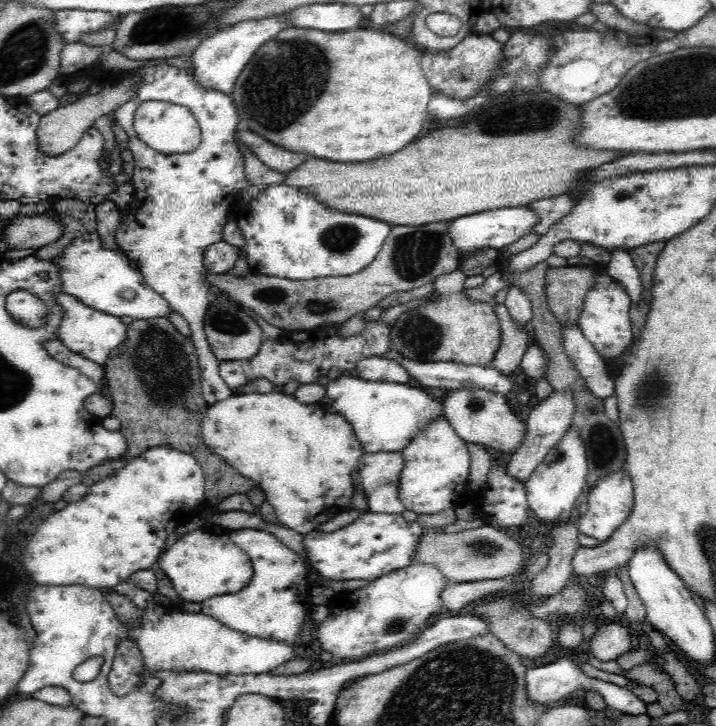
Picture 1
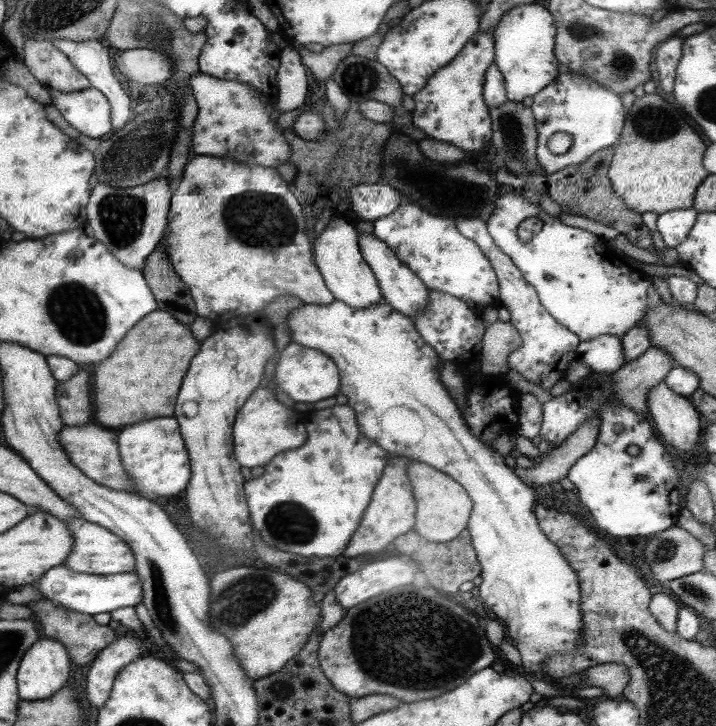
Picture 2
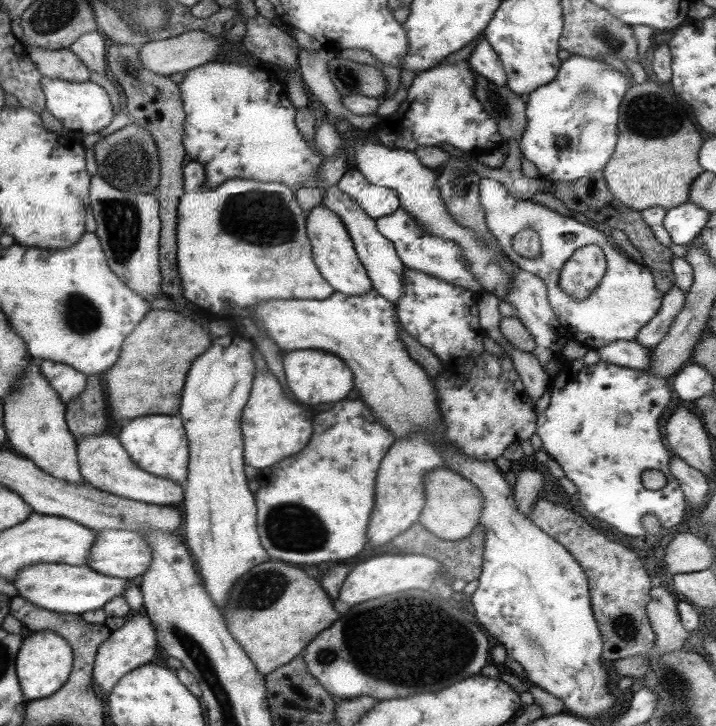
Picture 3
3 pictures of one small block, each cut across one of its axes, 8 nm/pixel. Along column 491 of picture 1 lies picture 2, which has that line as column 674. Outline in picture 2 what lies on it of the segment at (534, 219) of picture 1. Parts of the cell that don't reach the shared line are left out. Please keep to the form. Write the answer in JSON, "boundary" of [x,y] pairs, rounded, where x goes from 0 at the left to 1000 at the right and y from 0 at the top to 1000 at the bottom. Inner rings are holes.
{"boundary":[[[968,287],[920,295],[915,314],[923,322],[932,344],[943,344],[959,328],[959,322],[965,320],[965,314],[971,309],[971,300],[973,300],[973,289],[968,289]]]}

